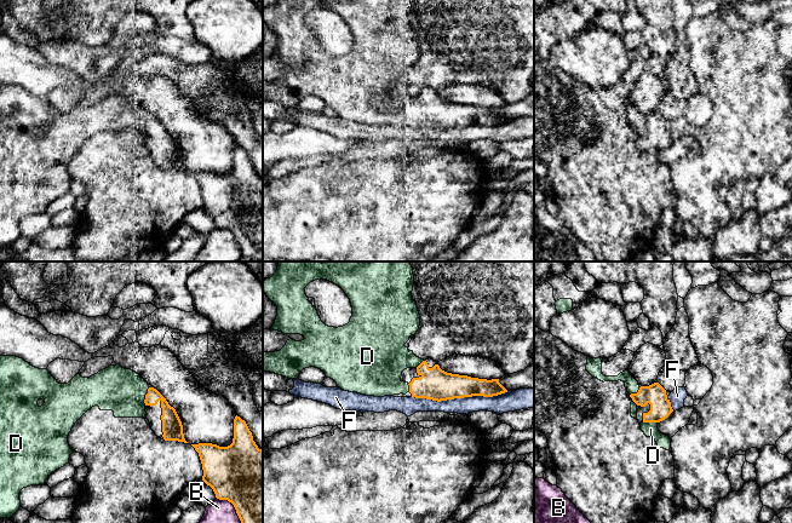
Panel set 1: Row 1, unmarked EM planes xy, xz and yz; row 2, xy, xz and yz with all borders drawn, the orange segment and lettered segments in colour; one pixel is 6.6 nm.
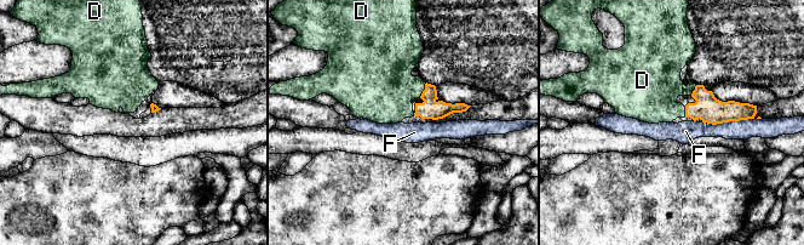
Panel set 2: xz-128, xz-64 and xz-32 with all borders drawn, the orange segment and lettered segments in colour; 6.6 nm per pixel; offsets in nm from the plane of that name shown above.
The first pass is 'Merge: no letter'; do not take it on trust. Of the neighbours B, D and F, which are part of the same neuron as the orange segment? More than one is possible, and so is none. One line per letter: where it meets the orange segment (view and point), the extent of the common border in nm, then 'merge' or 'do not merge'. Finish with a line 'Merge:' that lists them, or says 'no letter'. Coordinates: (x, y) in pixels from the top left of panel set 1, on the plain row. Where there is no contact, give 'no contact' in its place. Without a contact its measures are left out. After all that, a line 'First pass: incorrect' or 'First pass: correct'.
B: xy (235, 237) | 260 nm | do not merge
D: xy (145, 125) | 120 nm | merge
F: xz (459, 126) | 650 nm | do not merge
Merge: D
First pass: incorrect

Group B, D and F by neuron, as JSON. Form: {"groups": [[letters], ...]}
{"groups": [["B"], ["D"], ["F"]]}

